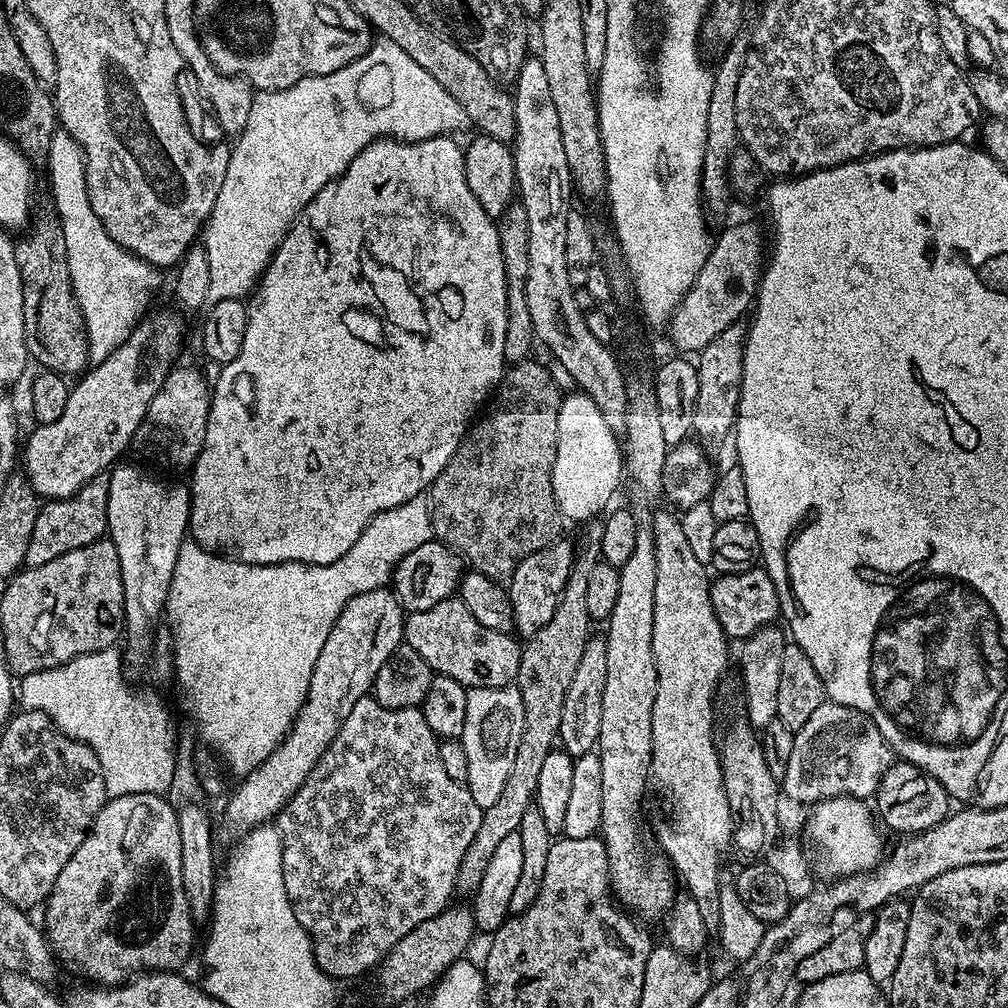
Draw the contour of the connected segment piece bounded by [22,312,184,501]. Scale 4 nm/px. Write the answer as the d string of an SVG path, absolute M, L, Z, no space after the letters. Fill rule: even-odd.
M164 312L153 320L148 319L141 319L126 342L122 342L122 346L118 346L118 350L114 350L110 358L89 367L71 385L66 398L66 410L62 410L62 418L58 418L58 422L33 427L33 432L28 436L28 445L25 448L23 445L22 448L22 472L32 483L37 497L45 501L70 498L97 474L111 469L123 457L120 455L130 448L138 426L142 426L142 418L146 418L146 410L150 410L150 402L167 378L169 365L173 363L171 360L179 354L180 343L184 340L184 324L174 313ZM144 356L148 360L157 360L160 364L144 364Z

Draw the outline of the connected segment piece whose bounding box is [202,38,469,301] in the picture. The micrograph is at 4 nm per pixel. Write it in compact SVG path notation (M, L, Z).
M383 38L377 39L366 54L362 54L354 62L350 62L330 74L307 76L294 82L294 86L290 86L286 90L278 90L277 92L257 91L252 97L250 118L246 118L246 126L238 133L237 140L240 141L228 152L226 178L222 178L222 190L218 190L218 198L214 198L212 212L208 215L202 229L202 247L210 262L211 299L213 301L244 300L259 284L260 276L266 270L266 266L272 260L272 255L278 250L278 246L284 241L284 235L288 233L288 229L296 221L300 211L310 203L314 194L318 194L318 190L322 190L322 186L326 186L338 176L343 176L344 171L350 166L350 162L354 162L354 158L358 158L358 154L363 148L370 146L370 142L391 138L393 140L405 140L409 144L419 140L429 140L435 136L457 134L456 132L468 127L466 110L462 110L462 106L458 106L458 102L454 102L454 98L450 98L450 94L446 94L446 90L442 90L442 86L438 86L437 80L430 74L426 74L426 70L422 70L422 66L418 66L418 62L414 62L414 58L410 58L410 54L406 54L406 50L394 46L394 42Z

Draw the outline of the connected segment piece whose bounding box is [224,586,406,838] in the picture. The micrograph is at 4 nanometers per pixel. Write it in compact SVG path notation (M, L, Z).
M385 586L366 590L342 606L330 638L322 645L322 654L314 662L314 674L310 674L310 690L306 702L292 723L292 729L262 762L247 776L239 781L236 793L228 800L224 808L224 832L233 838L239 838L260 827L262 824L275 821L280 811L290 802L290 798L306 782L310 770L318 766L318 758L326 754L330 742L342 730L342 722L354 710L354 702L369 695L378 670L386 666L386 658L394 654L404 639L404 617L406 613L391 587Z

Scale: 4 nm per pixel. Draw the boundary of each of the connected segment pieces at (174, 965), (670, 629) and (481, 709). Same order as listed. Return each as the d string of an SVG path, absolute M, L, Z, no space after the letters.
M122 794L108 798L101 806L100 813L92 821L92 830L70 854L70 862L62 866L62 874L52 887L46 903L43 905L44 920L42 928L48 937L48 943L52 945L55 955L60 956L68 964L73 964L84 976L89 976L91 983L96 986L115 986L125 983L145 972L175 972L183 969L183 964L187 962L188 955L192 952L192 926L194 919L191 908L186 898L186 890L183 889L182 882L182 845L179 837L179 818L177 809L168 805L164 801L165 797L160 794Z
M675 511L651 513L652 537L654 538L654 550L656 551L656 561L658 562L658 578L654 582L654 638L652 639L652 649L654 650L654 666L656 667L656 697L654 698L654 714L652 715L652 767L651 772L660 776L665 784L672 787L676 798L680 800L681 816L676 818L676 823L668 832L664 832L664 840L658 845L659 851L666 857L673 873L678 877L679 883L686 887L686 895L692 899L698 906L698 911L702 917L702 922L707 926L709 933L716 934L720 931L720 914L722 906L718 906L718 894L722 877L720 877L720 859L724 856L727 848L733 847L732 843L732 811L730 802L726 798L724 789L724 779L722 778L722 766L720 765L720 755L716 749L716 732L714 731L714 701L716 698L716 686L724 679L728 668L728 647L730 641L725 636L718 618L714 614L714 606L710 606L710 575L709 569L694 555L694 550L690 547L690 542L686 539L686 533L682 531L682 522L680 516Z
M516 687L468 689L466 726L459 741L466 750L466 766L470 770L466 787L480 808L489 808L500 797L514 763L514 754L518 754L523 725L522 694Z

